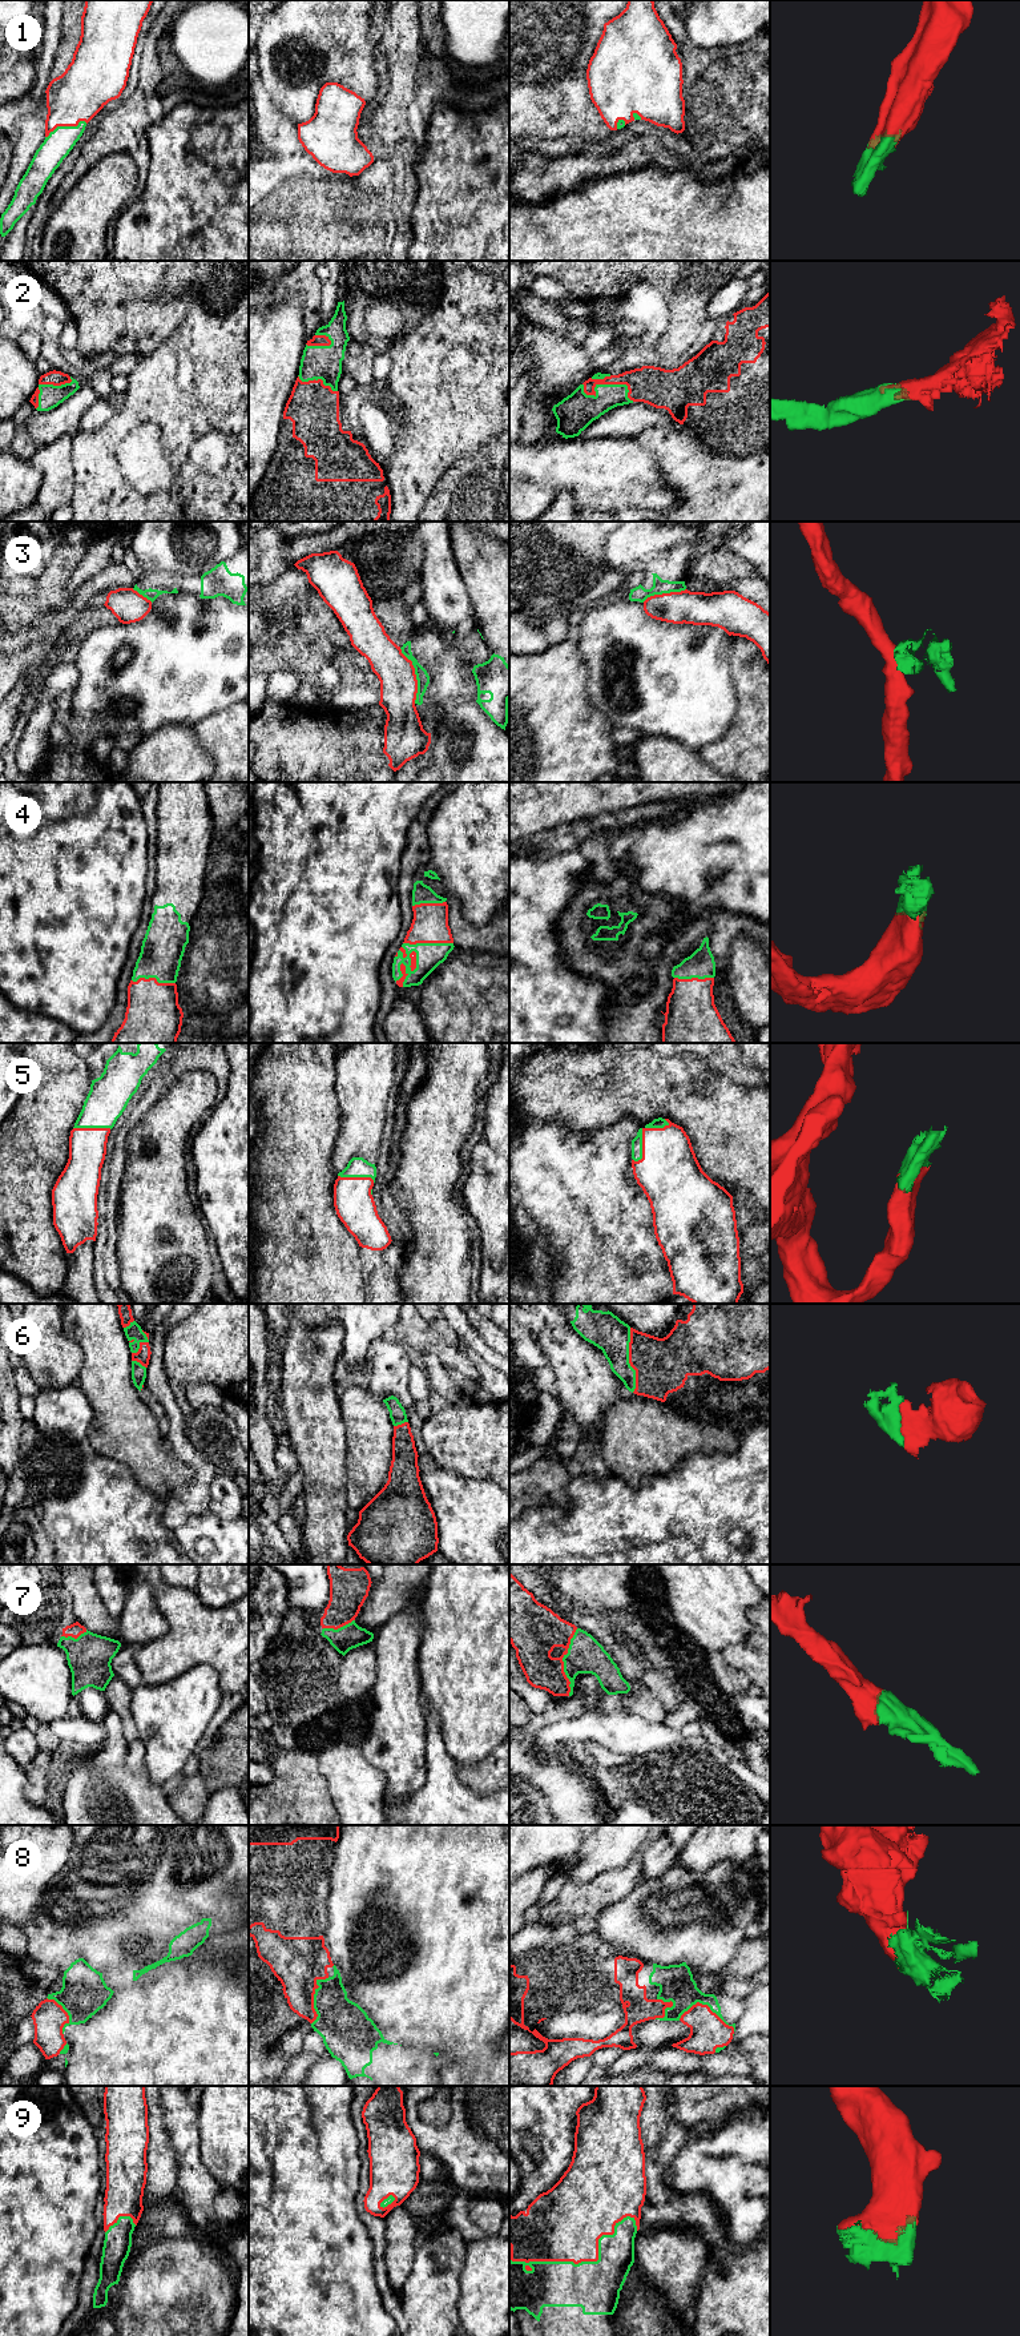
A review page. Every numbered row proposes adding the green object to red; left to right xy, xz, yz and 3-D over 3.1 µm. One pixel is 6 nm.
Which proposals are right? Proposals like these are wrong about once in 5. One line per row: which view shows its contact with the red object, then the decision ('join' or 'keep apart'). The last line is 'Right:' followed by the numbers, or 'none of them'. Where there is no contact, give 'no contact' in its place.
1: contact in xy; join
2: contact in yz; join
3: contact in xz; keep apart
4: contact in xz; join
5: contact in yz; join
6: contact in yz; join
7: contact in yz; join
8: contact in yz; join
9: contact in yz; join
Right: 1, 2, 4, 5, 6, 7, 8, 9

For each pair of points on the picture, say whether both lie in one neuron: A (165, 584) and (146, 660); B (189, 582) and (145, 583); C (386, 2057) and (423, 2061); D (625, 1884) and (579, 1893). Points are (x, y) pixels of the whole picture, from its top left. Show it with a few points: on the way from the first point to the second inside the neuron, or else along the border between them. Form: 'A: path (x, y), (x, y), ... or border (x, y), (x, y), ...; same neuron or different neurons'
A: border (178, 591), (198, 596); different neurons
B: path (178, 583), (156, 583); same neuron
C: path (395, 2061), (414, 2061); same neuron
D: path (613, 1885), (599, 1893), (591, 1893); same neuron

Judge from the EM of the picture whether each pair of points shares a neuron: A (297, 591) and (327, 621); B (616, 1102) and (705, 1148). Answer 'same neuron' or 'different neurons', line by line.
A: different neurons
B: same neuron

